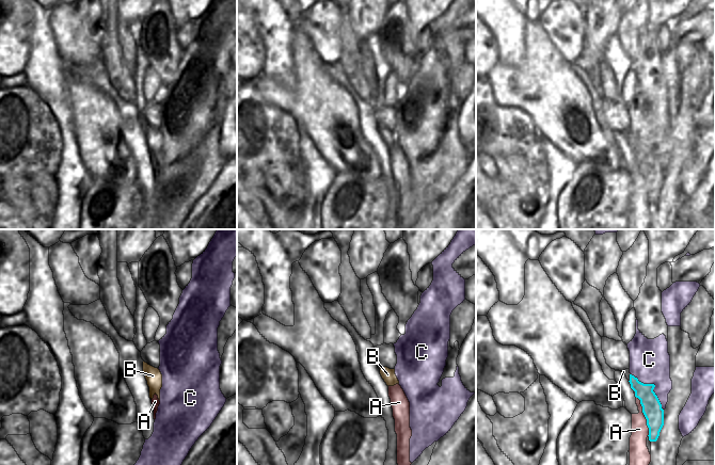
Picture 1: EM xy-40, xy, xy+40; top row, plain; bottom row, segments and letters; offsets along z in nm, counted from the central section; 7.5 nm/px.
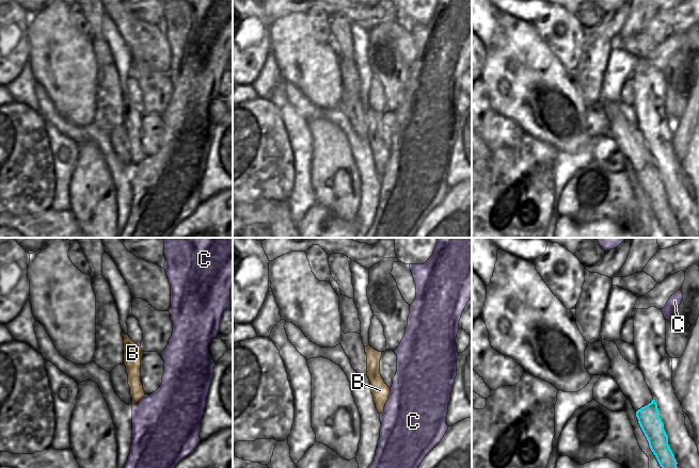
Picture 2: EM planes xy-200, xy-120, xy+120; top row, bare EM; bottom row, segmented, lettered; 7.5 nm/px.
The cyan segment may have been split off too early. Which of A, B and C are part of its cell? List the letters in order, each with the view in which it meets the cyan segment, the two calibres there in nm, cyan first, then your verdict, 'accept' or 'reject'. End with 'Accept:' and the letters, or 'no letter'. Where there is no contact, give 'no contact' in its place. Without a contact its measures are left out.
A: xy+40 | 150/130 nm | reject
B: no contact | reject
C: xy+40 | 150/300 nm | reject
Accept: no letter

